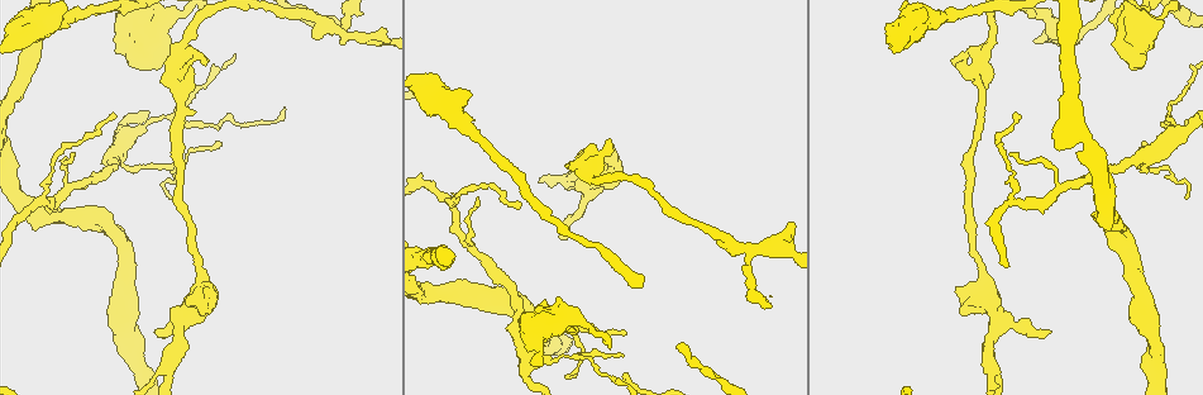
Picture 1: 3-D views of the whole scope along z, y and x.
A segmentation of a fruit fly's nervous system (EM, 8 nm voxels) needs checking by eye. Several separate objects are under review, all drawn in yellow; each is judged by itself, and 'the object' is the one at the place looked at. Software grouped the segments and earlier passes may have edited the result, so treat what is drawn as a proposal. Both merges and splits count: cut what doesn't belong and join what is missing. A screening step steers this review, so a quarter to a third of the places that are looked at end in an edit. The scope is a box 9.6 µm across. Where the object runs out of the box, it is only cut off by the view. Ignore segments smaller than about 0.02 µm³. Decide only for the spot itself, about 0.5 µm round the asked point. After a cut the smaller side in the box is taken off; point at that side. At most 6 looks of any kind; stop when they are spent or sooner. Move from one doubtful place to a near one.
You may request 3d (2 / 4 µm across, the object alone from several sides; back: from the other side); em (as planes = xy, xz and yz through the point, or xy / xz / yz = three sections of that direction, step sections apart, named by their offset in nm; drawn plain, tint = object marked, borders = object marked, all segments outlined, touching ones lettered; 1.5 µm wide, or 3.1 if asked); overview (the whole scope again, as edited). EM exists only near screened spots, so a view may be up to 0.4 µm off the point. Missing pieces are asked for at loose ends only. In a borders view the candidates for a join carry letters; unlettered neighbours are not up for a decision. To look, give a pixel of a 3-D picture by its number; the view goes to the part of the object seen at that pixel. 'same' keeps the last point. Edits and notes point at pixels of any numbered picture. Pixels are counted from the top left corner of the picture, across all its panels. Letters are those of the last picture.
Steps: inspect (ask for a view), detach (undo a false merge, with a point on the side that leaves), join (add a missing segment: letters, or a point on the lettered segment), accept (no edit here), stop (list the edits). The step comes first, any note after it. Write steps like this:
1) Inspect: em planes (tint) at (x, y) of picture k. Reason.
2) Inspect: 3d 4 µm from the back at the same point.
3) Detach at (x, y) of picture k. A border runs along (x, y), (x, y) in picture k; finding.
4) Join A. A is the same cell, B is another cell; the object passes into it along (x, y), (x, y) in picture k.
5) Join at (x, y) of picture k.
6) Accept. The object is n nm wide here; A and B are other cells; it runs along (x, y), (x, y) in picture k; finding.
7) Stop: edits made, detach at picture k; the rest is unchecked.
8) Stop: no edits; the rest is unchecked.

Inspect: 3d 4 µm from the back at (181, 321) of picture 1. Thin arm on a thick one.

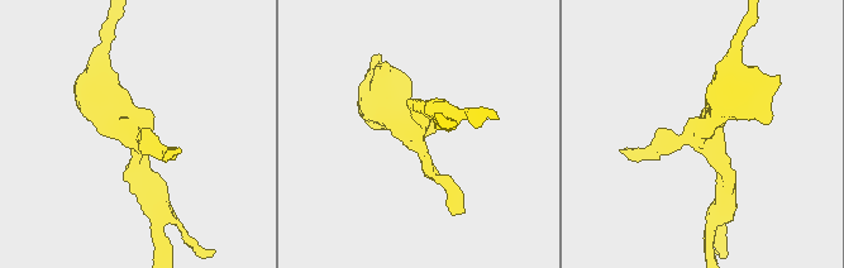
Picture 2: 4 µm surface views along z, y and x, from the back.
Inspect: em planes (borders) at (135, 130) of picture 2.

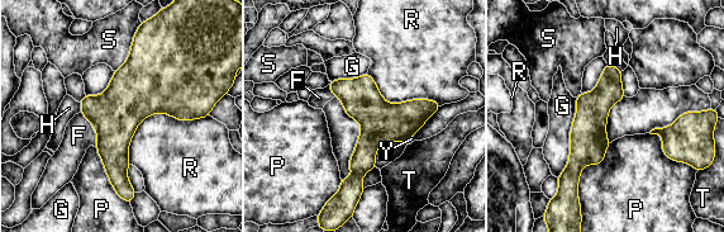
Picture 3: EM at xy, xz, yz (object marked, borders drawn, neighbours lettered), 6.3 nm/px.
Accept. The longest contact is with R, 600 nm; F, G, H, P, R, S, T and Y are other cells; continuous, no second neuron.

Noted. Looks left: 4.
Inspect: 3d 2 µm from the back at (748, 250) of picture 1.

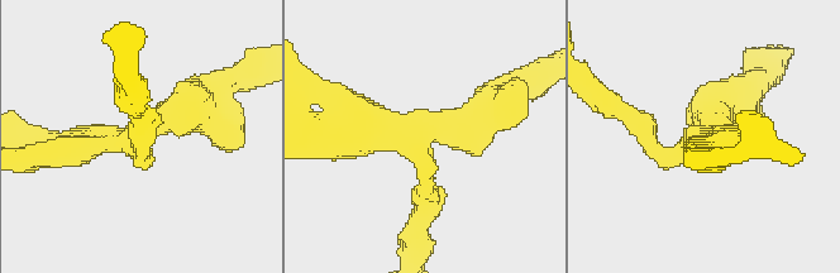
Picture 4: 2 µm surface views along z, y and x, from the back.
Inspect: em planes (borders) at (701, 139) of picture 4. 4 arms meet here.

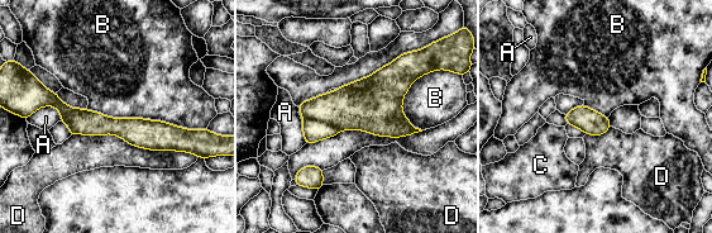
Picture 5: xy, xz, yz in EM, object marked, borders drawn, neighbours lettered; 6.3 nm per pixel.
Detach at (314, 131) of picture 5. The object is 150 nm wide here; A, B, C and D are other cells; a border runs along (305, 118), (328, 122), (339, 131) in picture 5; two neurons meet here.

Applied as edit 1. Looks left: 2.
Stop: edits made, detach at picture 5; the rest is unchecked.

